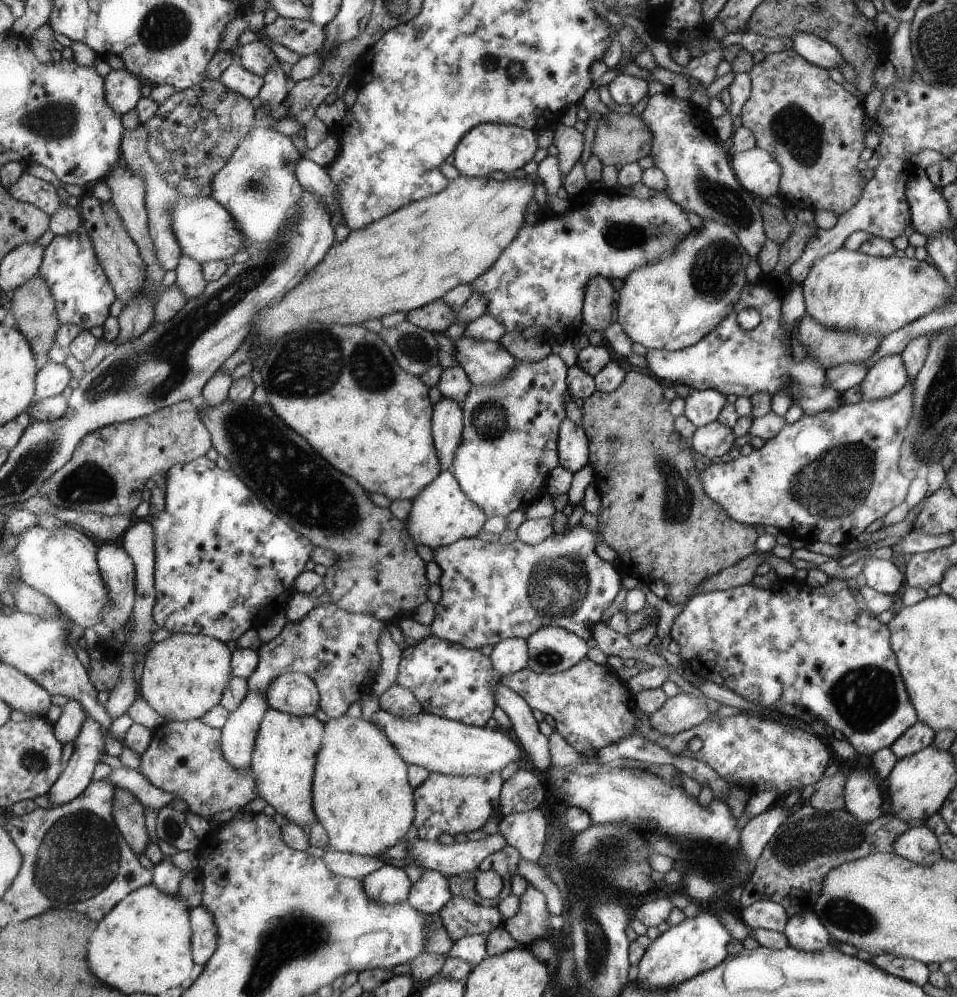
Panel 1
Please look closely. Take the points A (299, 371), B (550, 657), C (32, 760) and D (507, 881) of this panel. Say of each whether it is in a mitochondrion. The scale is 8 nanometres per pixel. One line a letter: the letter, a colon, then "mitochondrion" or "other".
A: mitochondrion
B: mitochondrion
C: mitochondrion
D: other

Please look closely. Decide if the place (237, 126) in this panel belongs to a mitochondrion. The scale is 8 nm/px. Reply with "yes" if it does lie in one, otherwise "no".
no

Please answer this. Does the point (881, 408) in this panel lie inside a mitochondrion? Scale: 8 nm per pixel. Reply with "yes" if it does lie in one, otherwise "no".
no

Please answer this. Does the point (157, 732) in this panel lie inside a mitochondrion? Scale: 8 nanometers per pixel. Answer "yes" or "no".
no

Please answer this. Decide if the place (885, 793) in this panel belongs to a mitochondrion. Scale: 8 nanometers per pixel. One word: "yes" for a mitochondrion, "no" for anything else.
no

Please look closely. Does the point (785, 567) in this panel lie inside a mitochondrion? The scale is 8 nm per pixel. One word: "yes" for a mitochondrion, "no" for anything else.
no

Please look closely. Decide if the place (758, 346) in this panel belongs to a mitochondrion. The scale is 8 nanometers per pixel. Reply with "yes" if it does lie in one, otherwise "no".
no

